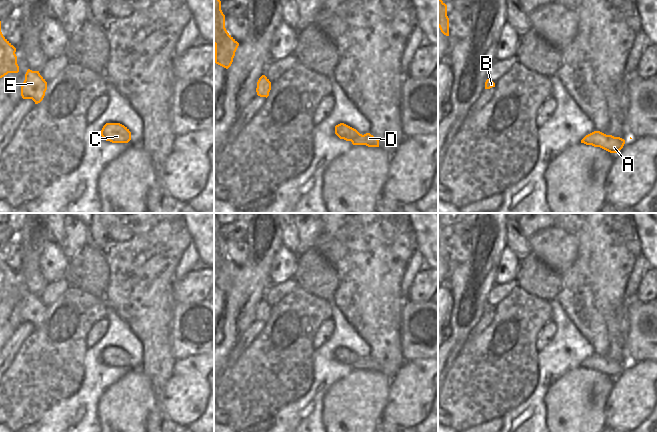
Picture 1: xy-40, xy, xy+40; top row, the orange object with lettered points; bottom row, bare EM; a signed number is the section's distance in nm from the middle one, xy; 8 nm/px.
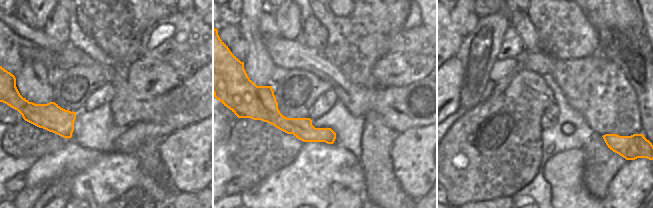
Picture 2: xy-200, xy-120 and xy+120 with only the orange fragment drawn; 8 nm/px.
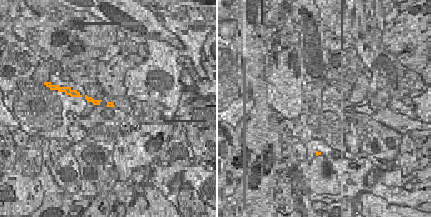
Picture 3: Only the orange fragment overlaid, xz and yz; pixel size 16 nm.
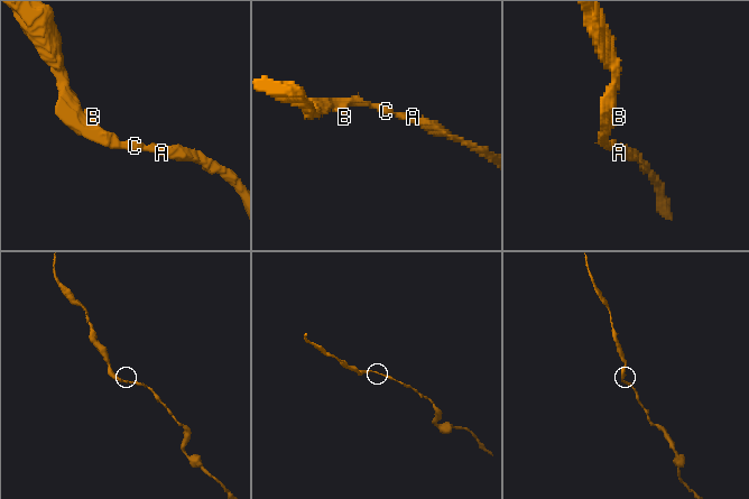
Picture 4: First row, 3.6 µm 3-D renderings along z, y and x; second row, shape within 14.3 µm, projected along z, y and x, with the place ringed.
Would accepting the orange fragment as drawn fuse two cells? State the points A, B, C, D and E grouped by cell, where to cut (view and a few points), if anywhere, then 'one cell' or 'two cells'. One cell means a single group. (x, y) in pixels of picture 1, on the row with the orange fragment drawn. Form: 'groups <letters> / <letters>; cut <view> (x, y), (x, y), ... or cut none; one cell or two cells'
groups A B C D E; cut none; one cell

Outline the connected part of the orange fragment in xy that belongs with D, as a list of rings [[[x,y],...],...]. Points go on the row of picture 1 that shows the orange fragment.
[[[340,123],[335,126],[335,134],[340,139],[351,141],[353,145],[366,145],[368,147],[379,147],[379,140],[376,137],[374,137],[370,133],[362,135],[356,129],[344,123]]]

